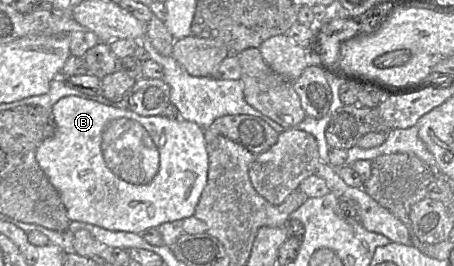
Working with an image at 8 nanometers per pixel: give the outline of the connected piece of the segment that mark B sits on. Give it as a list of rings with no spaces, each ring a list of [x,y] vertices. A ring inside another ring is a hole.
[[[67,96],[52,108],[56,131],[38,147],[36,159],[59,192],[71,221],[110,231],[140,234],[166,222],[194,216],[208,177],[208,153],[204,129],[194,122],[163,115],[140,116],[122,106]]]

